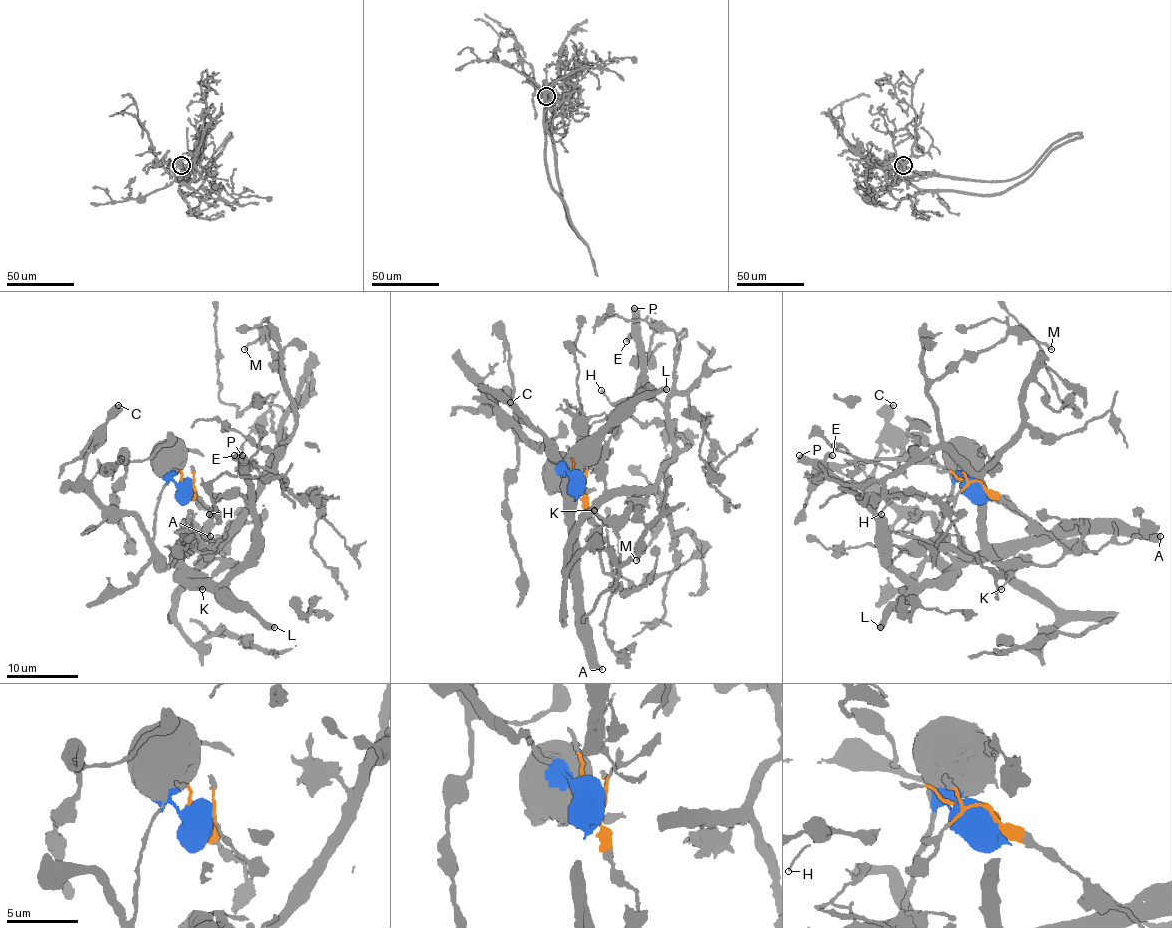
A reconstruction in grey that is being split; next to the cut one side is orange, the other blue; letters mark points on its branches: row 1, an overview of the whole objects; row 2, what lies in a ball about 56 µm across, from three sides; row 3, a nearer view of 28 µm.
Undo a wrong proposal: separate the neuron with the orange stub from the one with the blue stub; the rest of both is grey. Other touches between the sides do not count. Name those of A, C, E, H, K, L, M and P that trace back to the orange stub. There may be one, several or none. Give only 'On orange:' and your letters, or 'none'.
On orange: K, M

